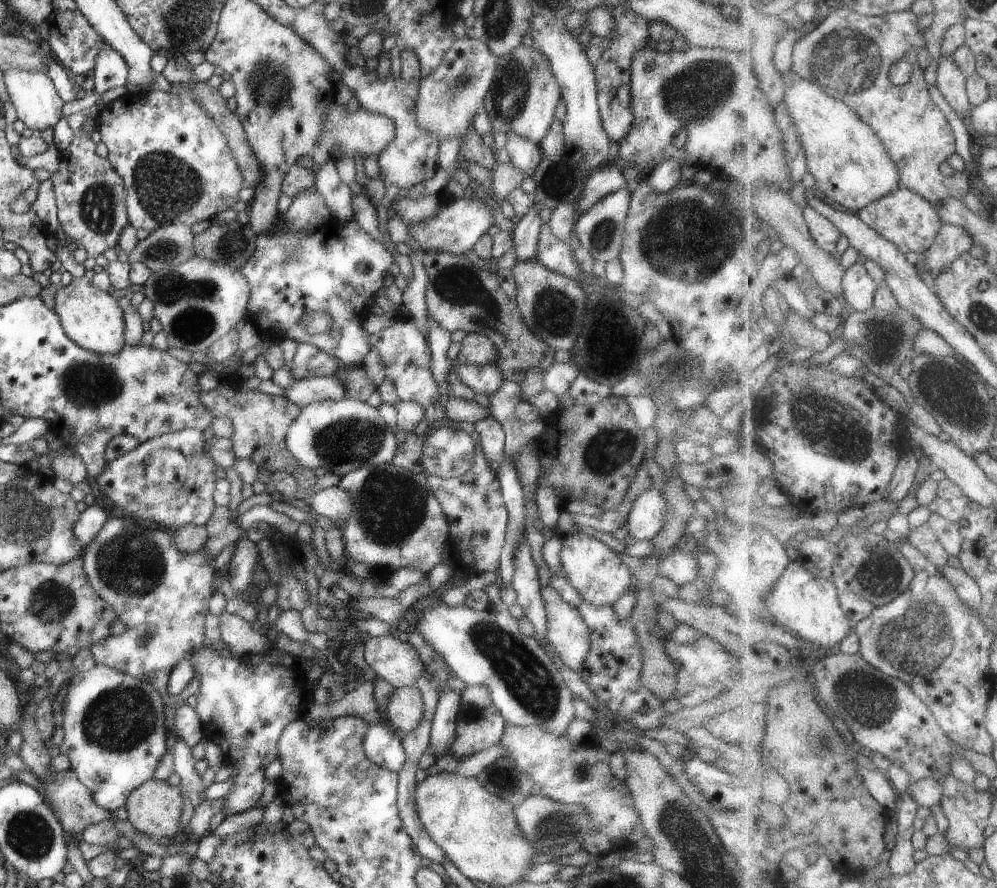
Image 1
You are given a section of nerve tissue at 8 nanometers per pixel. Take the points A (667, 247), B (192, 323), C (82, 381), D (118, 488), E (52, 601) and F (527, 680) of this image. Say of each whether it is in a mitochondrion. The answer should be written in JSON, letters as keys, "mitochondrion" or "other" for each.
{"A":"mitochondrion","B":"mitochondrion","C":"mitochondrion","D":"other","E":"mitochondrion","F":"mitochondrion"}

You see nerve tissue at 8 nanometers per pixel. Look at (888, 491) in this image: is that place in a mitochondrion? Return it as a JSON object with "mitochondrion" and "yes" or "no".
{"mitochondrion":"no"}

